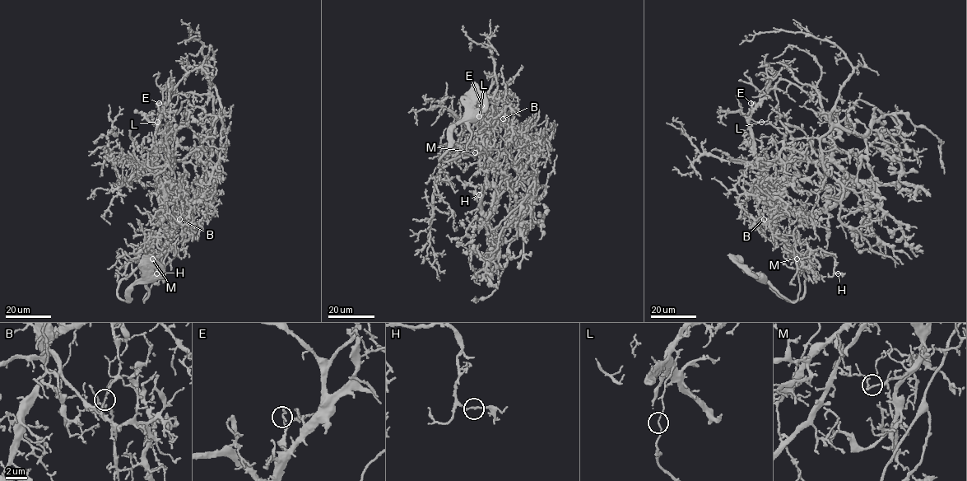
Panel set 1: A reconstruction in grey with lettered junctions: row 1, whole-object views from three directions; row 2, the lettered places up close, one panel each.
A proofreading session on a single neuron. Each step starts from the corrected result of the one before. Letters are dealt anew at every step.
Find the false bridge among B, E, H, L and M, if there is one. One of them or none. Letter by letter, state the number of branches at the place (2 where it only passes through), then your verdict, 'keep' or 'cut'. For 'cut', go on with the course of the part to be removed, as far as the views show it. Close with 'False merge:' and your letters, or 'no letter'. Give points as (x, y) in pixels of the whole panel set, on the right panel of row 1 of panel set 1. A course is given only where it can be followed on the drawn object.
B: 2 branches meet; keep
E: 2 branches meet; keep
H: 2 branches meet; keep
L: 2 branches meet; cut; foreign part runs (762, 122), (786, 79), (818, 94), (831, 128), (820, 140), (825, 180), (793, 231), (797, 301), (760, 277)
M: 2 branches meet; keep
False merge: L

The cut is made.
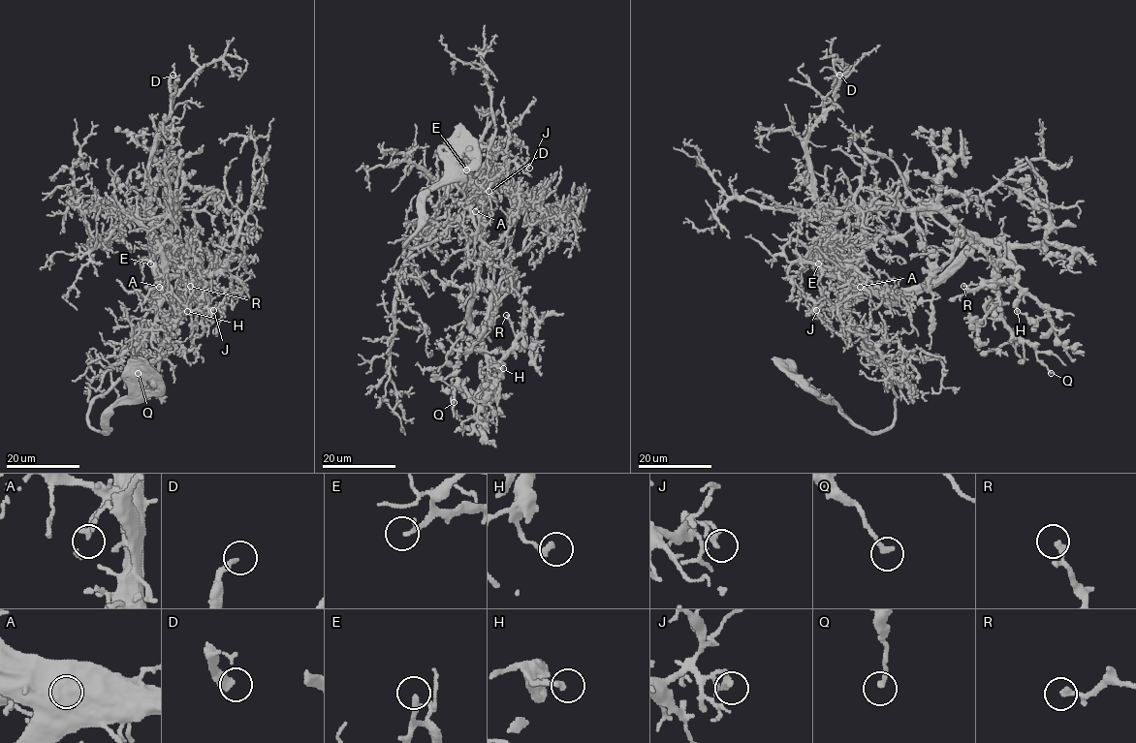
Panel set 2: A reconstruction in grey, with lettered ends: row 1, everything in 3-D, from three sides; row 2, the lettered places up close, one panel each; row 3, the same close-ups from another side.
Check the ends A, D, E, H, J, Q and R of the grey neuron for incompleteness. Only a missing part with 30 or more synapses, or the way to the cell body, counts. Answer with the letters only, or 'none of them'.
A, D

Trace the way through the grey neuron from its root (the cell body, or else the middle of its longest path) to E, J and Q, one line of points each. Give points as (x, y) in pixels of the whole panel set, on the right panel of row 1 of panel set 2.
E: (844, 271), (830, 253), (818, 263)
J: (844, 271), (843, 277), (831, 288), (825, 300), (816, 308), (809, 309), (814, 308), (816, 310)
Q: (844, 271), (879, 288), (919, 290), (990, 244), (998, 257), (1001, 320), (1051, 373)

